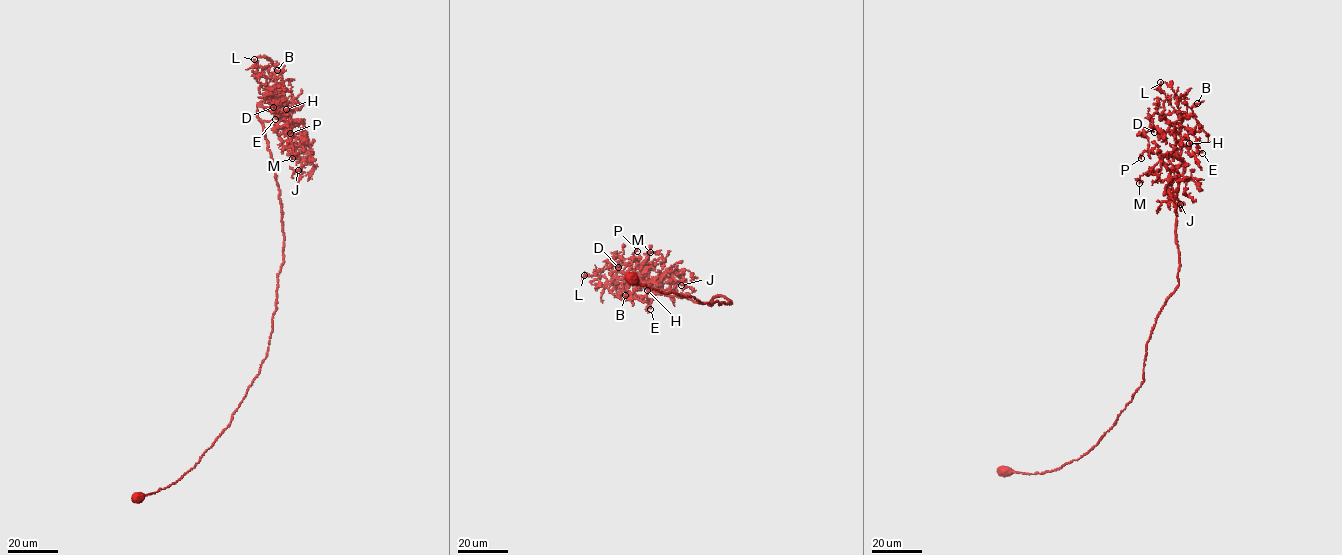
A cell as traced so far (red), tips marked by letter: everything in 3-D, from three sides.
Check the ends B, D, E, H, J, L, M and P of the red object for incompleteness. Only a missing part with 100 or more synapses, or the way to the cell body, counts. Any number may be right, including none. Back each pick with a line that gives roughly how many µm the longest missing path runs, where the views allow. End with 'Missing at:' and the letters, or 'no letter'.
Missing at: no letter

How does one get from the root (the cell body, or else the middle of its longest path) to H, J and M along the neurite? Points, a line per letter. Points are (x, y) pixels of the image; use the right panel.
H: (1005, 472), (1078, 459), (1144, 380), (1152, 327), (1179, 284), (1180, 130), (1189, 143)
J: (1005, 472), (1078, 459), (1131, 401), (1179, 284), (1180, 149), (1169, 158), (1180, 204)
M: (1005, 472), (1078, 459), (1144, 380), (1152, 327), (1179, 284), (1180, 149), (1139, 183)

